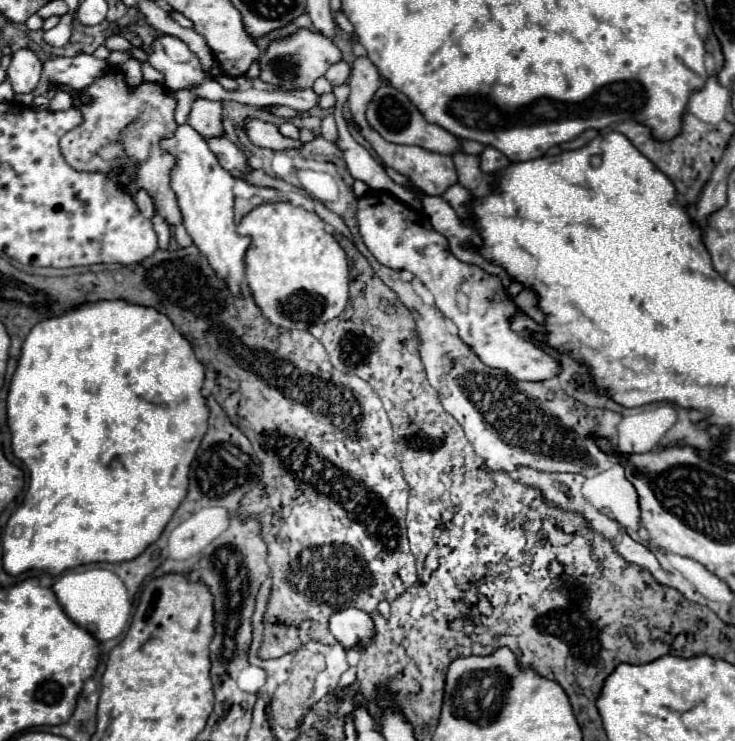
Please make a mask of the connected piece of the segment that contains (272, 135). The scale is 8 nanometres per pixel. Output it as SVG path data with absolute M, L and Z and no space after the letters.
M247 119L247 135L253 145L267 149L301 149L303 143L299 139L289 139L279 133L279 129L271 123L263 123L259 119Z

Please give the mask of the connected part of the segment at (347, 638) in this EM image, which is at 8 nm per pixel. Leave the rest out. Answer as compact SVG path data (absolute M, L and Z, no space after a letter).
M347 607L331 615L329 631L345 649L359 649L373 637L373 619L365 611Z

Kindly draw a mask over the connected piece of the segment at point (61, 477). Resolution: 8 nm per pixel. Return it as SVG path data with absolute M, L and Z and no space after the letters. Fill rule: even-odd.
M99 301L97 305L81 305L81 309L73 309L73 313L37 323L23 343L19 365L8 388L7 423L11 429L11 447L13 455L21 459L29 469L31 481L23 503L11 515L3 531L3 569L13 577L31 569L59 575L65 569L87 563L131 561L141 555L151 543L155 543L179 503L185 499L189 467L195 457L197 445L205 435L209 409L201 395L201 387L203 365L197 361L197 357L193 357L189 341L185 341L185 337L181 337L181 333L173 329L173 323L163 313L157 313L157 309L141 309L141 305L125 305L125 301Z

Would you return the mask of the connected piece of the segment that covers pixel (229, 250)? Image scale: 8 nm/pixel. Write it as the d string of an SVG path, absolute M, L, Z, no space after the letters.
M181 125L171 139L161 141L161 147L167 153L173 153L173 157L177 157L177 165L171 173L171 189L177 195L187 233L191 235L199 251L207 257L215 275L225 281L229 293L233 297L247 295L249 287L245 283L245 251L251 241L249 237L241 237L237 233L233 221L235 177L219 165L207 141L203 137L197 137L197 131L191 125Z

